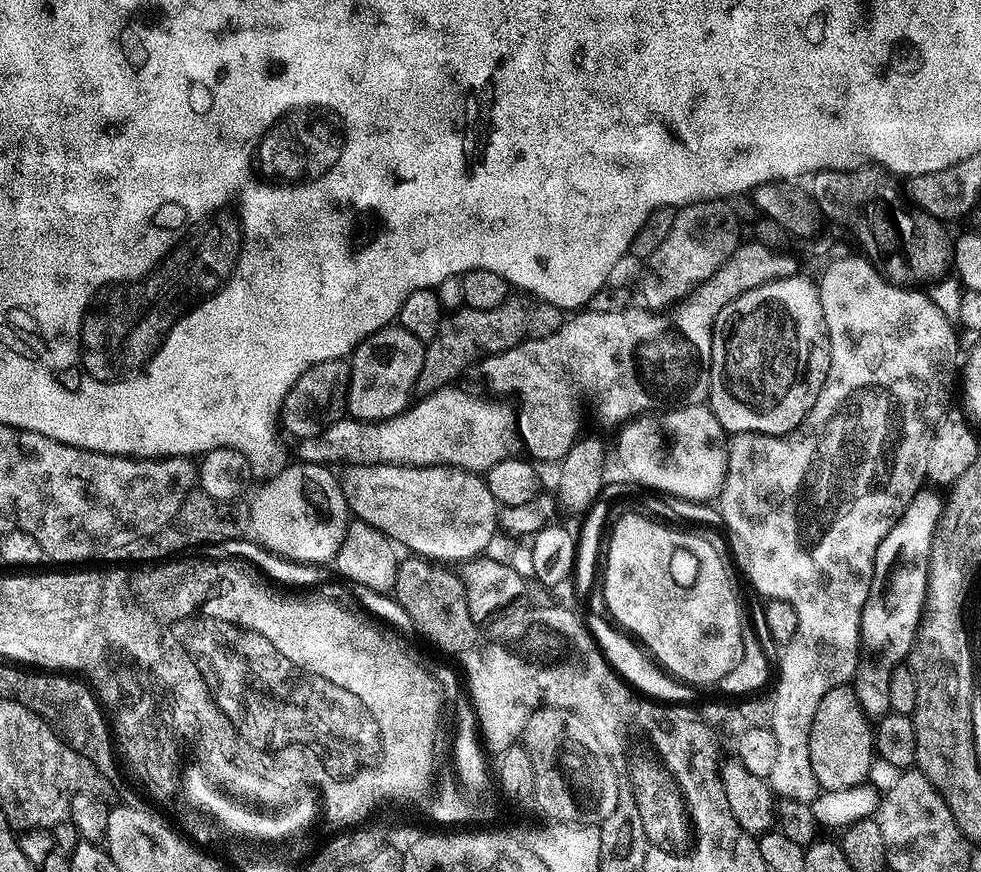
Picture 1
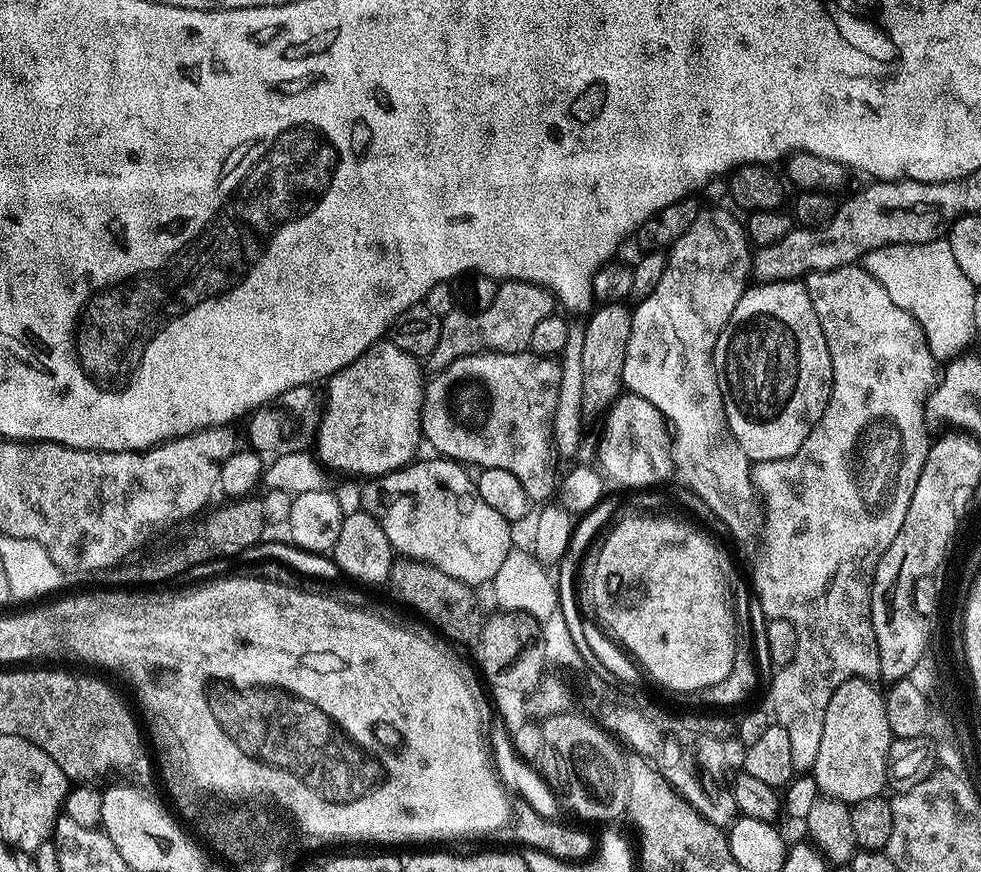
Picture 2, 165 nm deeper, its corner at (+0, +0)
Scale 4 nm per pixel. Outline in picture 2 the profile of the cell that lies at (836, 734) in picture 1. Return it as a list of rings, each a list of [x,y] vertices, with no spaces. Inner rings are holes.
[[[852,676],[846,682],[842,682],[842,686],[838,686],[838,690],[834,690],[834,694],[830,698],[830,706],[826,706],[826,718],[822,722],[822,743],[818,746],[818,758],[814,758],[814,766],[810,775],[816,780],[819,791],[825,797],[833,800],[840,800],[843,804],[849,806],[862,802],[862,798],[874,798],[881,795],[885,791],[888,783],[888,751],[894,739],[890,730],[890,721],[886,719],[886,706],[884,705],[885,693],[876,689],[877,685],[870,680],[863,680],[857,676]]]

